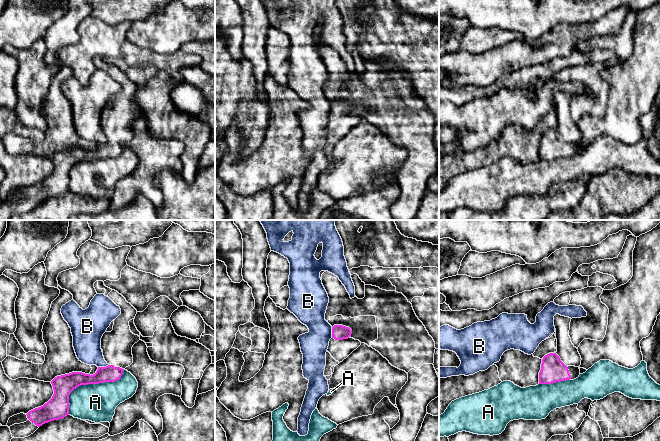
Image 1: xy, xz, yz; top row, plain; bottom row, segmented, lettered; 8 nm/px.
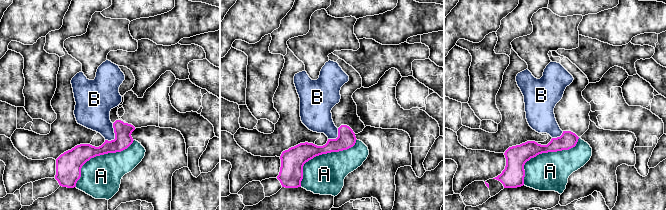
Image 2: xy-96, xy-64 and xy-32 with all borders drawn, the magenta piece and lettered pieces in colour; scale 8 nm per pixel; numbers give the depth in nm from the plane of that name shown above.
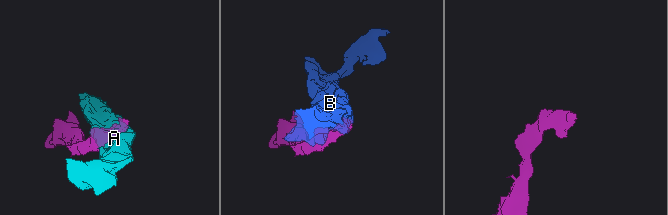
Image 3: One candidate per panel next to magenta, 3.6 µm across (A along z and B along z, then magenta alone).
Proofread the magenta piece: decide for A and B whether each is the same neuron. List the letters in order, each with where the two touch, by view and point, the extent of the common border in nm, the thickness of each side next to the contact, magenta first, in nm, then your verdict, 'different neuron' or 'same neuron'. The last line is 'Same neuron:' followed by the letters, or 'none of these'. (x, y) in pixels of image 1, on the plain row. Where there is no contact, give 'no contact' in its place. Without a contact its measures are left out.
A: contact xy (88, 159); length 600 nm; calibres 170 and 300 nm; different neuron
B: contact xy (103, 143); length 90 nm; calibres 130 and 220 nm; different neuron
Same neuron: none of these

